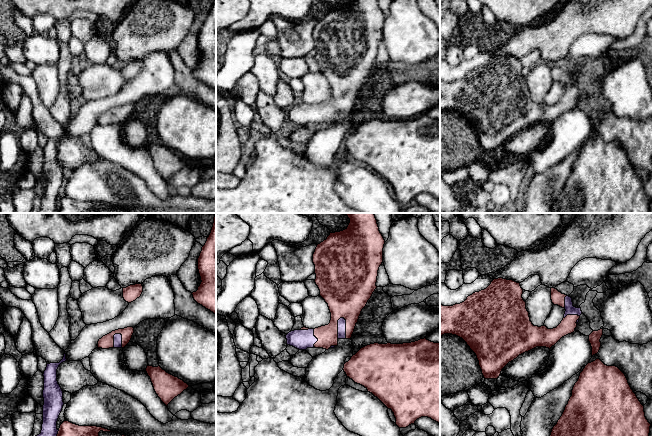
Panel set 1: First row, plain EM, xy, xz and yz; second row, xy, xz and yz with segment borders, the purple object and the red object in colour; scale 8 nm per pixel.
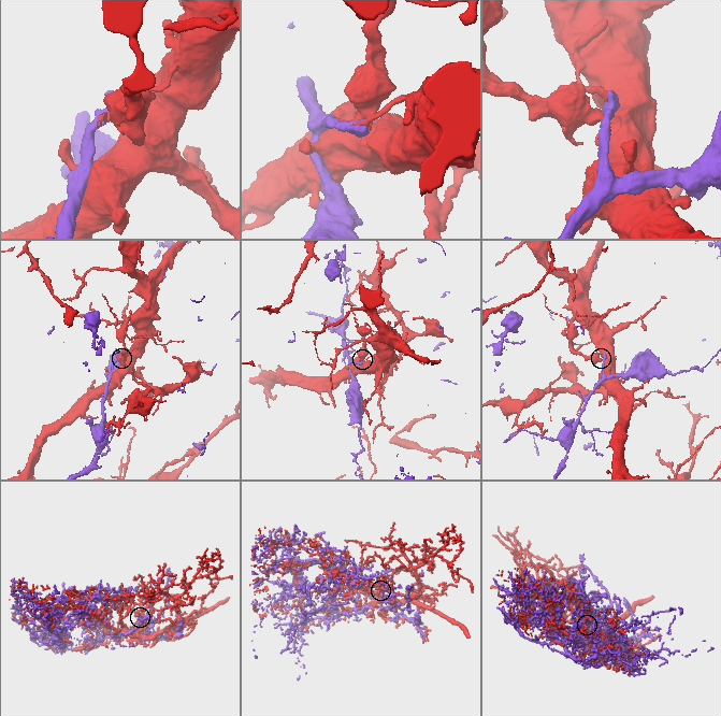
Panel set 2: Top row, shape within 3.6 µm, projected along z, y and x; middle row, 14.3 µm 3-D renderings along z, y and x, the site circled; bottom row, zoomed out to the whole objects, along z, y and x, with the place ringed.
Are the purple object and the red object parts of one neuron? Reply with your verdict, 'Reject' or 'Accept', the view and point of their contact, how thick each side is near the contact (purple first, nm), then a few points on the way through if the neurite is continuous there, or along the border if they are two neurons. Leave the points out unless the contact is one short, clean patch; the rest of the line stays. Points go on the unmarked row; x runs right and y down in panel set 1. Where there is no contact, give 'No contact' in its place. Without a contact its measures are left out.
Reject. Touches purple at xz (338, 103). Thickness 60 nm (purple) against 320 nm

